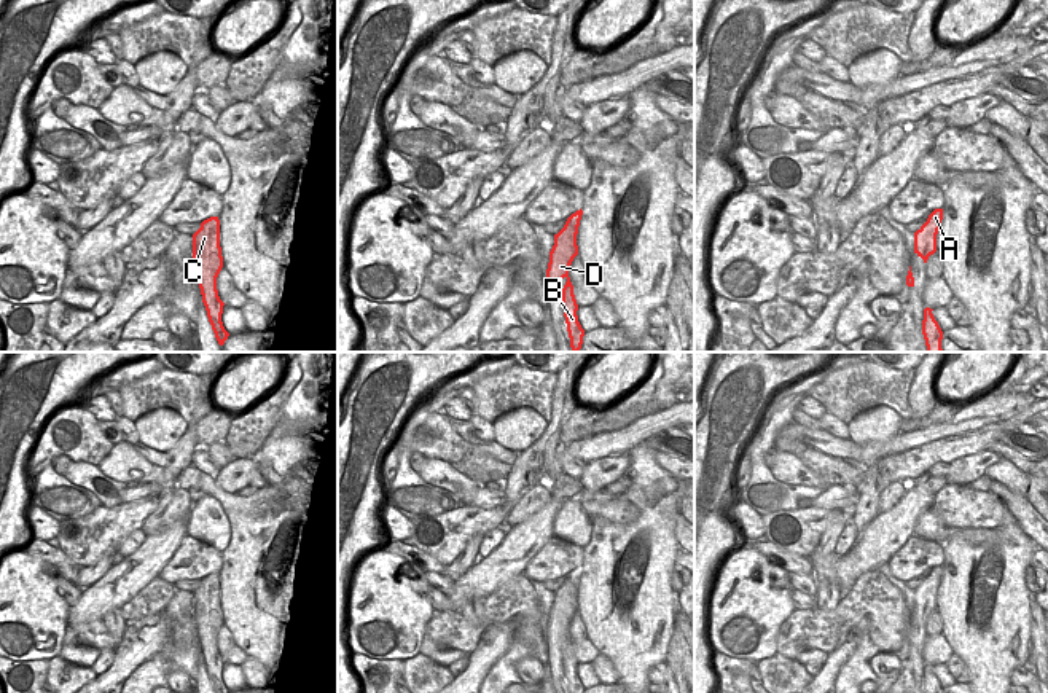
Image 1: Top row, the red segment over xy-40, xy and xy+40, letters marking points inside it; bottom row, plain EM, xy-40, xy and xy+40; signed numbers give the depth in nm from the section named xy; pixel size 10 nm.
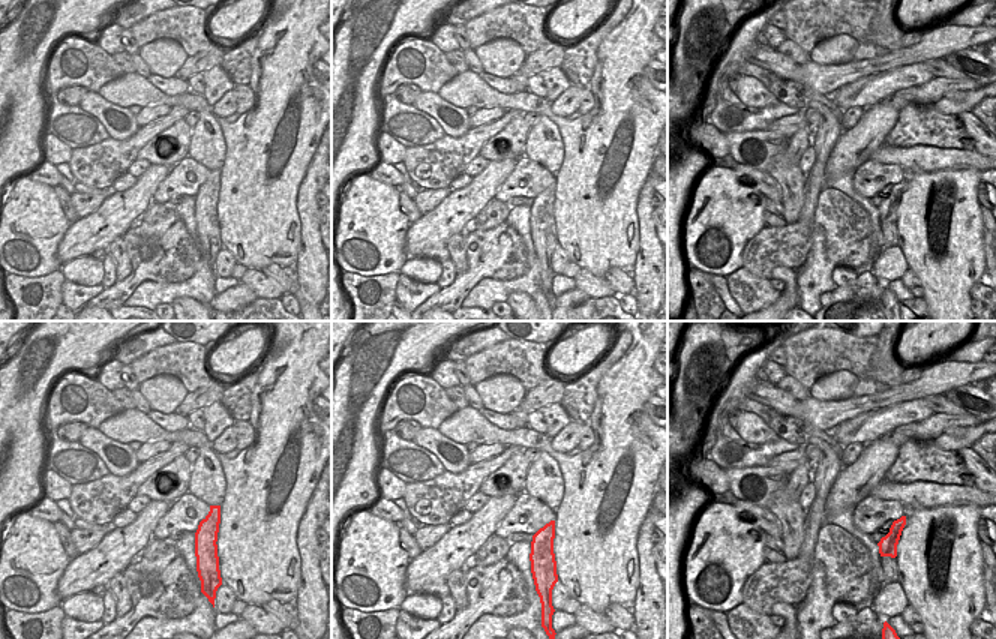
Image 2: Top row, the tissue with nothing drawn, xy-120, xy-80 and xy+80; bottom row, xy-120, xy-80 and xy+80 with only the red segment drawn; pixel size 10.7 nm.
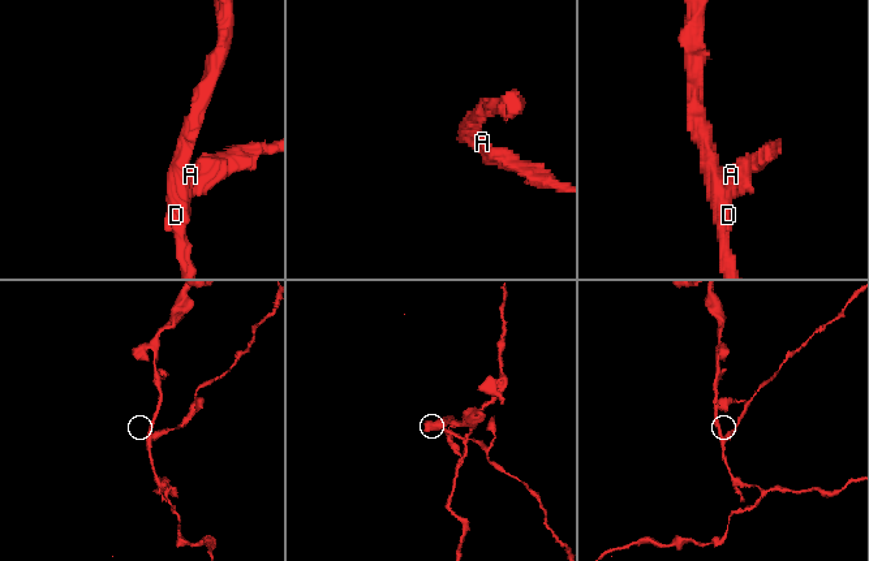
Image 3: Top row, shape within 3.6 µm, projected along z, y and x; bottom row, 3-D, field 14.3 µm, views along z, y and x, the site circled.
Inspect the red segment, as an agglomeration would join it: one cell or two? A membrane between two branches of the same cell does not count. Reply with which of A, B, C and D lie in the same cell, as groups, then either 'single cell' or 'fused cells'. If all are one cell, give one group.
groups A / B C D; fused cells

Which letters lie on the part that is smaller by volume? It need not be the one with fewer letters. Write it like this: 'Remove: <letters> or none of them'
Remove: A

